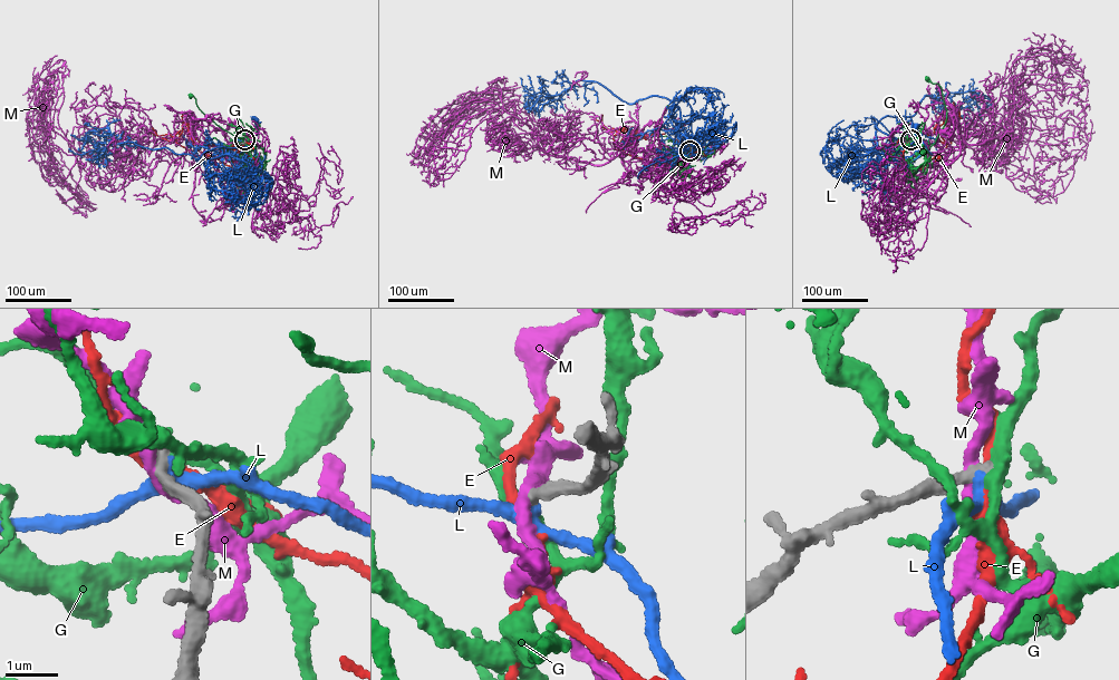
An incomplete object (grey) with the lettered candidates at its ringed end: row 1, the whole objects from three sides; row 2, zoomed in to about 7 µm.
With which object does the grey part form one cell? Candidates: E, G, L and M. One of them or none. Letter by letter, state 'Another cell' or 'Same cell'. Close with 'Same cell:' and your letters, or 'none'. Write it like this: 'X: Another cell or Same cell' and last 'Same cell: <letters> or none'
E: Another cell
G: Another cell
L: Another cell
M: Another cell
Same cell: none

